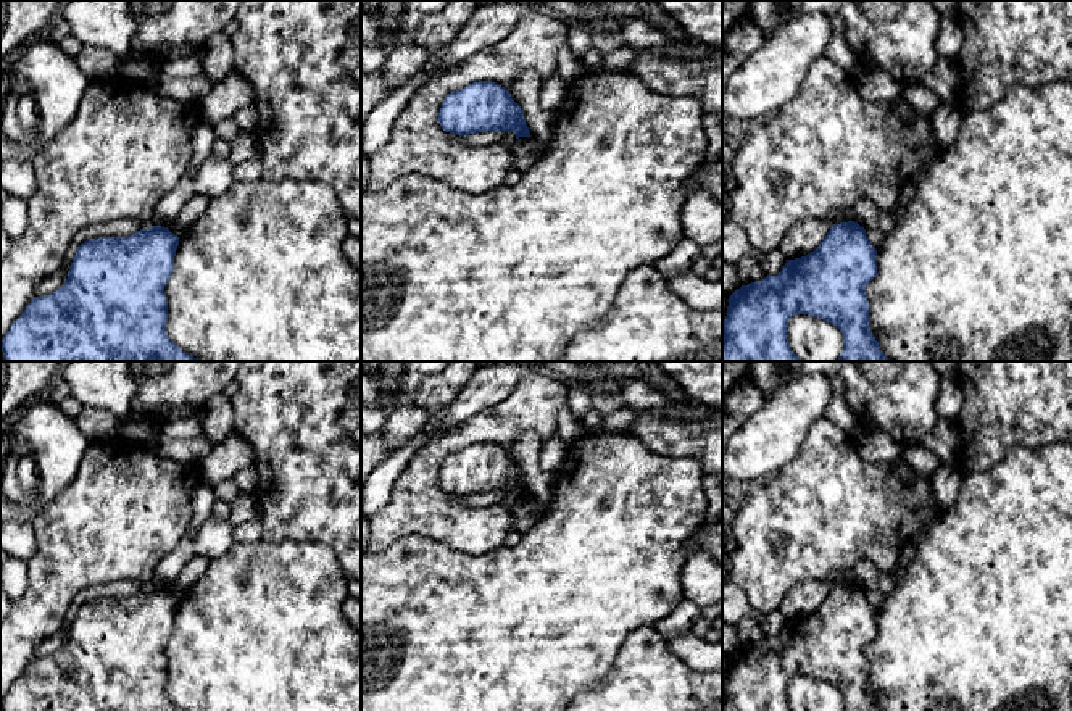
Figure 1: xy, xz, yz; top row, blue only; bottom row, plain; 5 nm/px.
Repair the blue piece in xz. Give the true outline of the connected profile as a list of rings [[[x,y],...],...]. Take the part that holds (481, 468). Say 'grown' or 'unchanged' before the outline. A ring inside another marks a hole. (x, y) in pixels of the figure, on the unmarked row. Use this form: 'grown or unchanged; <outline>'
unchanged; [[[479,442],[443,459],[438,482],[443,492],[469,497],[488,492],[530,498],[521,468],[509,453],[490,442]]]

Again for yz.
unchanged; [[[854,582],[830,588],[819,608],[806,617],[787,621],[777,637],[766,637],[737,650],[722,682],[722,711],[792,711],[788,682],[795,676],[821,679],[840,690],[843,711],[880,711],[869,688],[866,647],[877,637],[877,611],[866,590]]]

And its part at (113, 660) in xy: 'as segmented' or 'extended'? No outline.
as segmented

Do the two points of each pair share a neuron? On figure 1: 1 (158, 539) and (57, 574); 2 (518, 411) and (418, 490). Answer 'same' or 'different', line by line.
1: same
2: same

